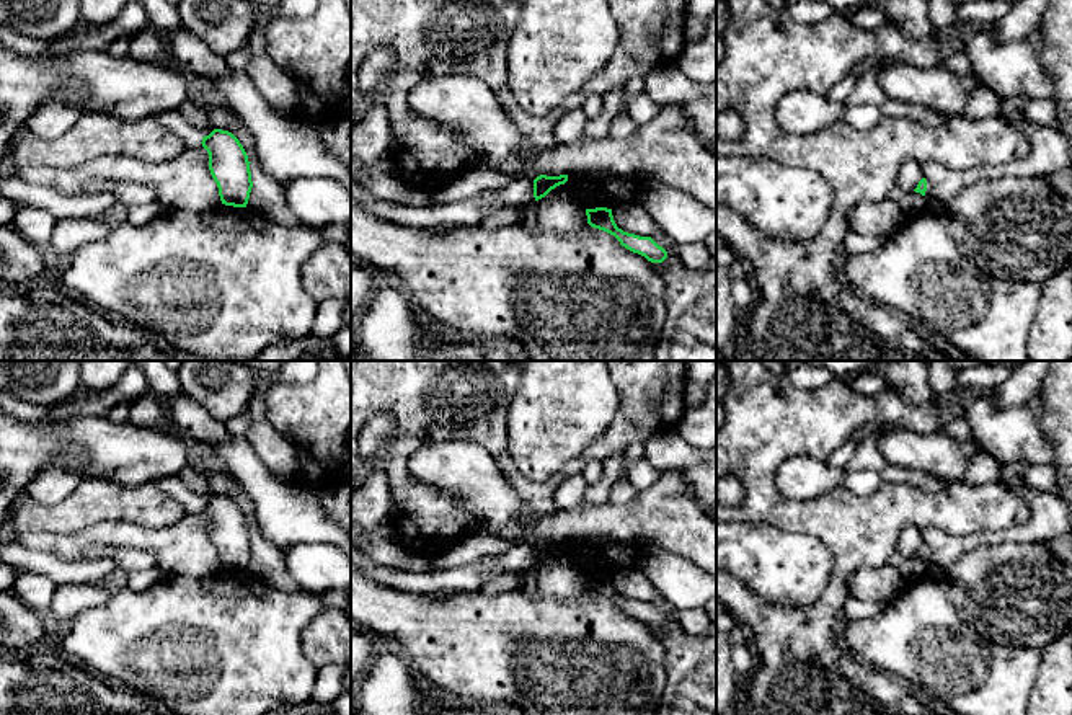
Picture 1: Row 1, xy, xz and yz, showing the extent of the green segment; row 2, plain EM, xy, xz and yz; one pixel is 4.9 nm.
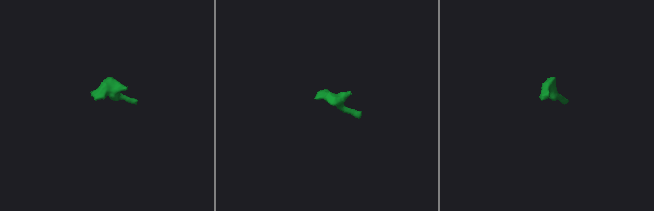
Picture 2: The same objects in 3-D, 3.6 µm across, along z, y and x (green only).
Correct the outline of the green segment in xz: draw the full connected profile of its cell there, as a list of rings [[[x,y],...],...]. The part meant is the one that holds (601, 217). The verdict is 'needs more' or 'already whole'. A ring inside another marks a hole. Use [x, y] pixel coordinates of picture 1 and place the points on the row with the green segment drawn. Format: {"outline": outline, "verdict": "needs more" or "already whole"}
{"outline": [[[596,207],[586,209],[587,224],[594,229],[604,230],[614,235],[622,246],[645,256],[651,263],[662,263],[667,258],[667,251],[659,246],[651,237],[640,237],[623,232],[617,227],[612,209]]], "verdict": "already whole"}

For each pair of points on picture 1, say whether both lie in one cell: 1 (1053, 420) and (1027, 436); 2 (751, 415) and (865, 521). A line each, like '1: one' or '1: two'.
1: two
2: one

